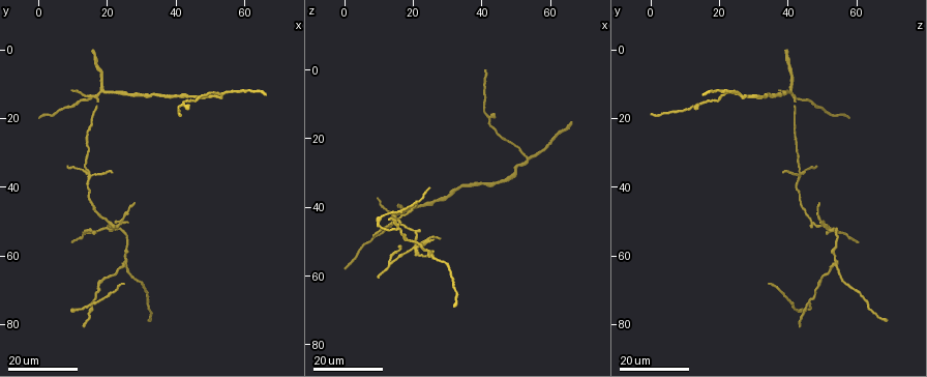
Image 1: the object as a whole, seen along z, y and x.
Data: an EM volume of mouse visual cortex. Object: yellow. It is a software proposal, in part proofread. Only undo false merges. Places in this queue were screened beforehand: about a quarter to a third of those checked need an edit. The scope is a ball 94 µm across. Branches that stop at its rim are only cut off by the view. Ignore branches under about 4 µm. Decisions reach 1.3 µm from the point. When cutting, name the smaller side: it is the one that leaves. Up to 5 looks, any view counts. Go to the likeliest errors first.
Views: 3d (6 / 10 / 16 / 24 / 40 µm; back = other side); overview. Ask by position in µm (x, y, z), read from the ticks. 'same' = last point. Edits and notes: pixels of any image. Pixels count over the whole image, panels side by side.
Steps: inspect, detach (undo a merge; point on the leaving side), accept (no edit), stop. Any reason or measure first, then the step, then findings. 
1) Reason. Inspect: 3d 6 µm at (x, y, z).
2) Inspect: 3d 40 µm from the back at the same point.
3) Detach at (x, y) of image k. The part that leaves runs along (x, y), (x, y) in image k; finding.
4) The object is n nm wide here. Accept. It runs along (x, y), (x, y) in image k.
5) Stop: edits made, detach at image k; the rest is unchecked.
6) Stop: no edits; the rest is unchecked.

Inspect: 3d 24 µm at (21.0, 52.0, 51.5).

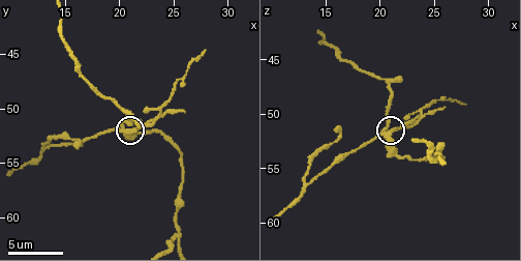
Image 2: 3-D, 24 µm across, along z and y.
Inspect: 3d 6 µm at (20.4, 52.2, 51.8).

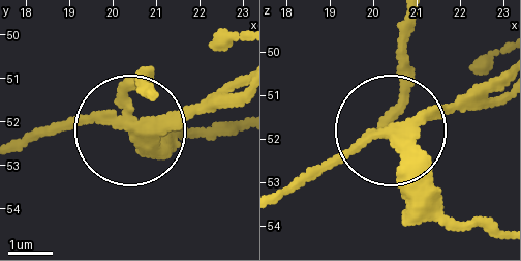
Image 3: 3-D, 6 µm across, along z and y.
4 arms meet here. Detach at (197, 106) of image 3. The part that leaves runs along (129, 125), (56, 125), (22, 144) in image 3; two neurons meet here.

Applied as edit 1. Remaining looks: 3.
A fork. Inspect: 3d 10 µm at (24.8, 62.0, 54.2).

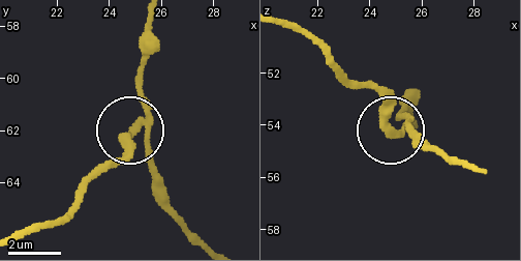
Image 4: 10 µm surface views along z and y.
The object is 270 nm wide here. Detach at (129, 147) of image 4. Two neurons meet here.

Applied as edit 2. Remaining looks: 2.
A fork. Inspect: 3d 16 µm at (53.5, 13.5, 25.5).

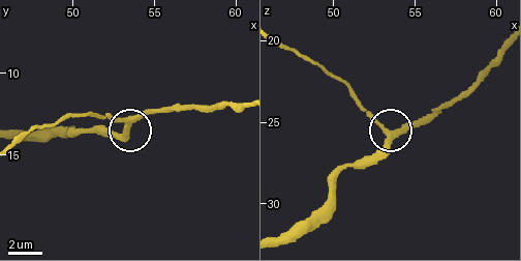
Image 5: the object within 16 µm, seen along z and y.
Inspect: 3d 6 µm at (53.6, 12.8, 25.7).

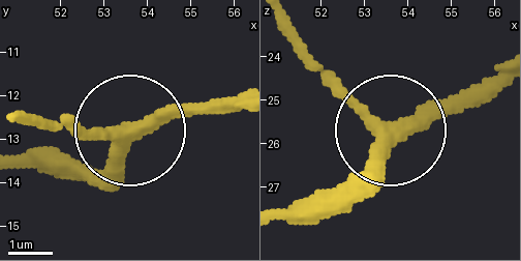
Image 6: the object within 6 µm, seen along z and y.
3 arms meet here. Accept. It runs along (286, 214), (331, 204), (386, 129), (483, 104) in image 6; continuous, no second neuron.

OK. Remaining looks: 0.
Stop: edits made, detach at image 3, detach at image 4; the rest is unchecked.

